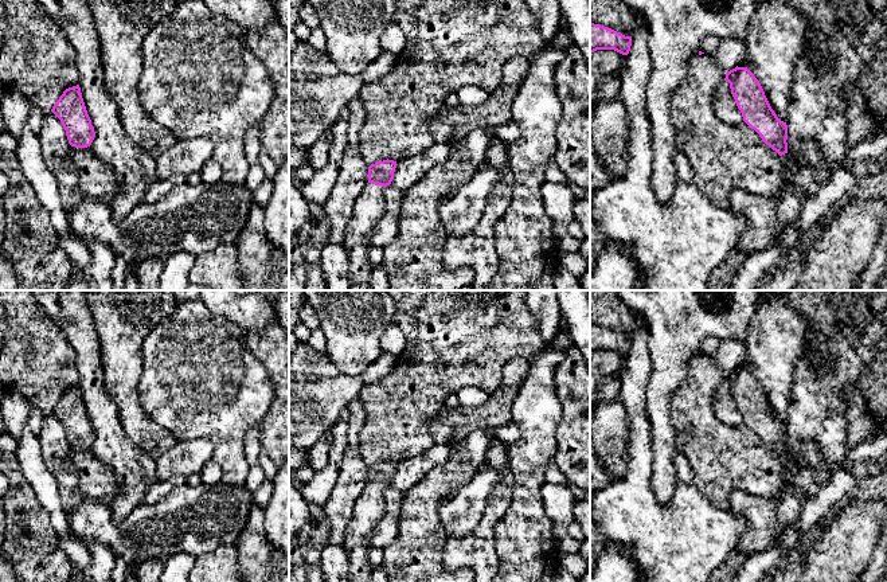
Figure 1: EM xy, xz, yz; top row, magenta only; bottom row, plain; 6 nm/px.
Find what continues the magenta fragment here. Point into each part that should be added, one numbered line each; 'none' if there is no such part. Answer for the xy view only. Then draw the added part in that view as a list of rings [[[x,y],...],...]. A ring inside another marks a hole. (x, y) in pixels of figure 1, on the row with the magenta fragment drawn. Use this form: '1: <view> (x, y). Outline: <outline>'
none

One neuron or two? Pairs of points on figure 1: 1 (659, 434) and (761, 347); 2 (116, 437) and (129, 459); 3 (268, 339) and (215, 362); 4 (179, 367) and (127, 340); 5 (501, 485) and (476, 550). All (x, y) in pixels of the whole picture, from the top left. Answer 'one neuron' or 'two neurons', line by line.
1: two neurons
2: one neuron
3: two neurons
4: two neurons
5: one neuron

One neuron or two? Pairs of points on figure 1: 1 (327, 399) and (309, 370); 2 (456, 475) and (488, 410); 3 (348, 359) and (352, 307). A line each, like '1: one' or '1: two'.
1: two
2: two
3: one

